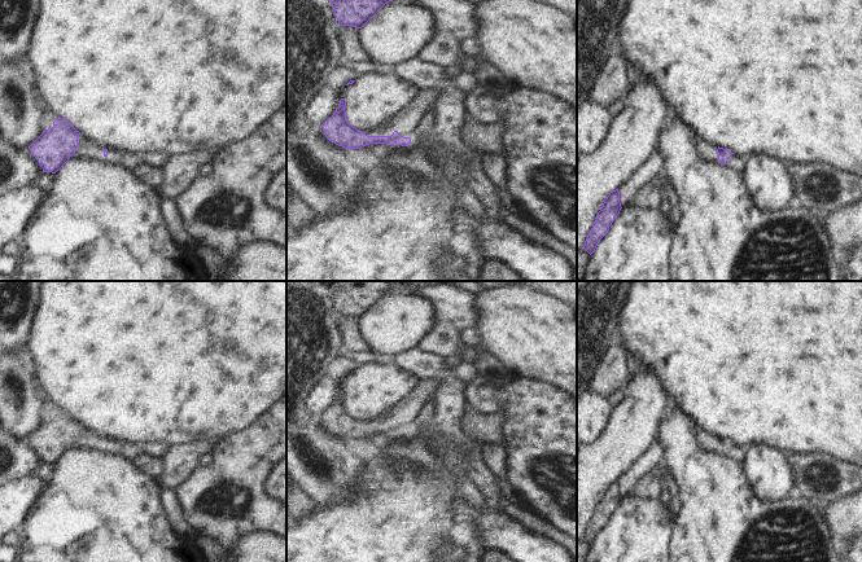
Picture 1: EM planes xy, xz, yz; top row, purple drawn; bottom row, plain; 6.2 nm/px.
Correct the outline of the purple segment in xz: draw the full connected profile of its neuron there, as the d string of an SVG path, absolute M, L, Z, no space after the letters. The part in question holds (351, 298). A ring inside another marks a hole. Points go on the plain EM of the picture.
M324 281L341 316L362 319L391 287L391 281Z

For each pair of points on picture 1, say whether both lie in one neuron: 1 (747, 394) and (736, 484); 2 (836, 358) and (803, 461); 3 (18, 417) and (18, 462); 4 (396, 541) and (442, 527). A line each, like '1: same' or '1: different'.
1: different
2: different
3: different
4: same

